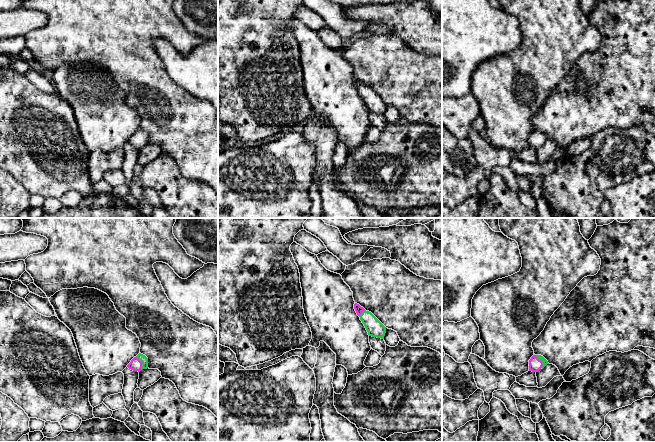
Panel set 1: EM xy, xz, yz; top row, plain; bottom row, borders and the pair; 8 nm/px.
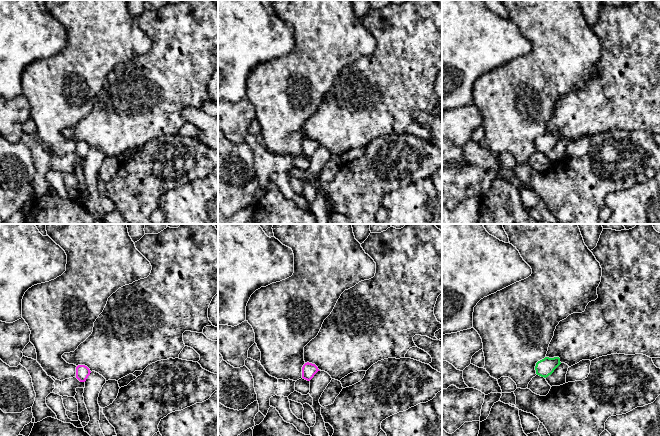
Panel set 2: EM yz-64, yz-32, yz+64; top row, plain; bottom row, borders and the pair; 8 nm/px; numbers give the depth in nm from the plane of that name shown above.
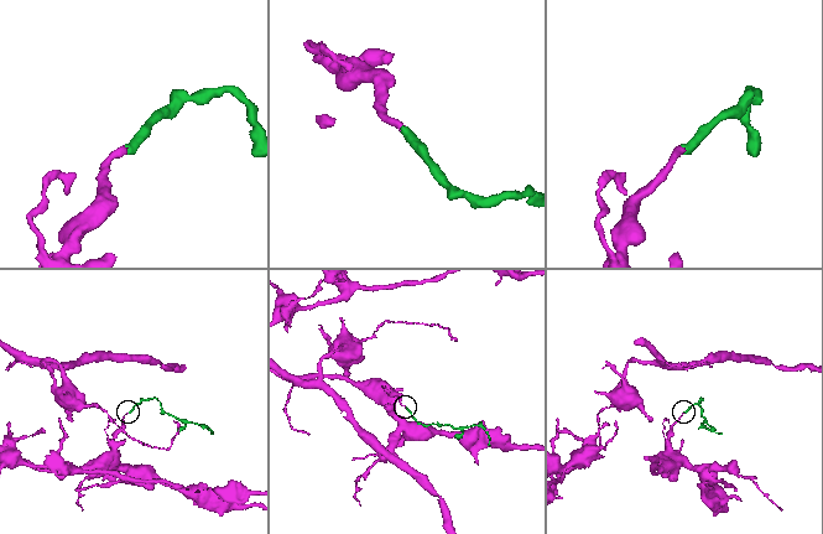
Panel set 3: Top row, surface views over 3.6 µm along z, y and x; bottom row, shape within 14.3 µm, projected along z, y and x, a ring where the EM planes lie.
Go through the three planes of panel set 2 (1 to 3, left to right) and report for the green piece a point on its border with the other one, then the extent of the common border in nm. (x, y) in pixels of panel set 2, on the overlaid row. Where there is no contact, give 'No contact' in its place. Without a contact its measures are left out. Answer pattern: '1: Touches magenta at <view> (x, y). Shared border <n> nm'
1: No contact
2: No contact
3: No contact

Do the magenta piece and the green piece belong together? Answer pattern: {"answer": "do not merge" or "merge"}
{"answer": "merge"}

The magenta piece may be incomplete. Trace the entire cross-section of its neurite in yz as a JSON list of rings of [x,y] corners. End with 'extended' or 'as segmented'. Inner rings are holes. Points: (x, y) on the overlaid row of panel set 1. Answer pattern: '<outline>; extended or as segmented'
[[[533,355],[529,360],[529,371],[537,372],[541,368],[543,369],[548,363],[548,361],[541,355]]]; extended

